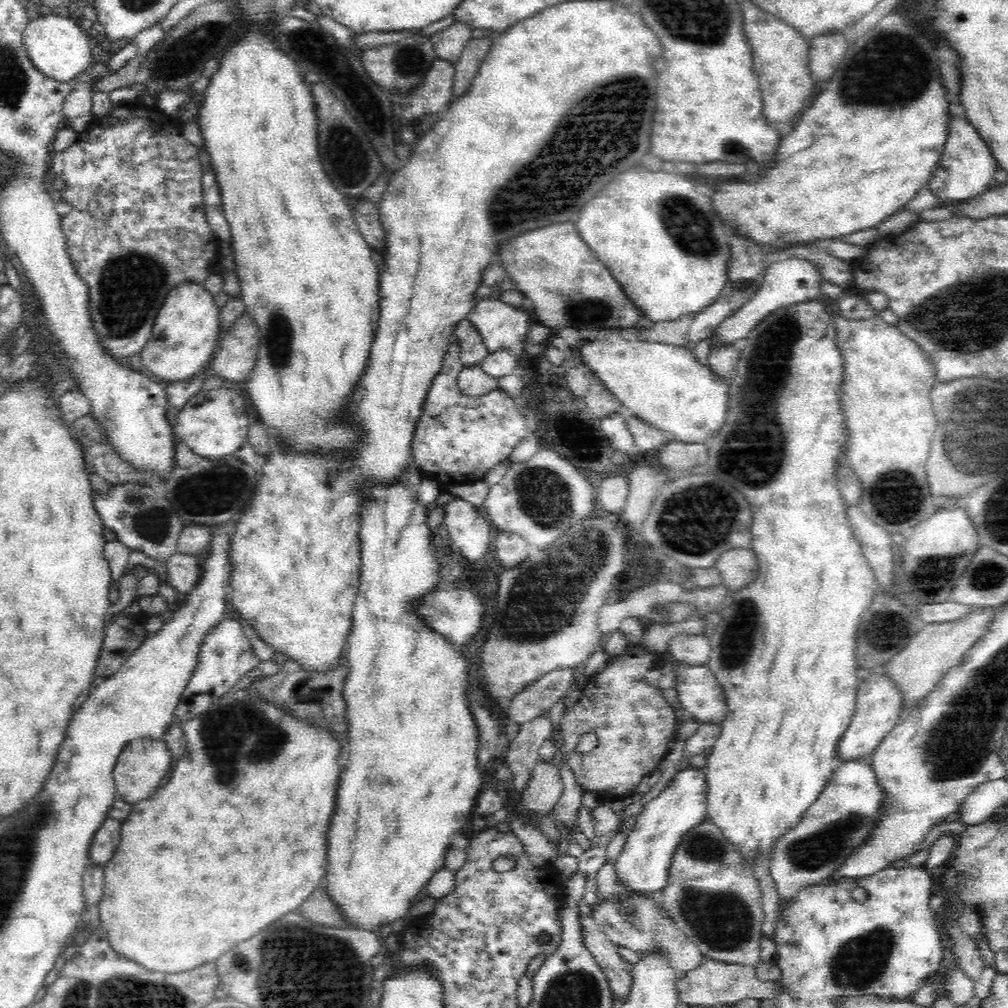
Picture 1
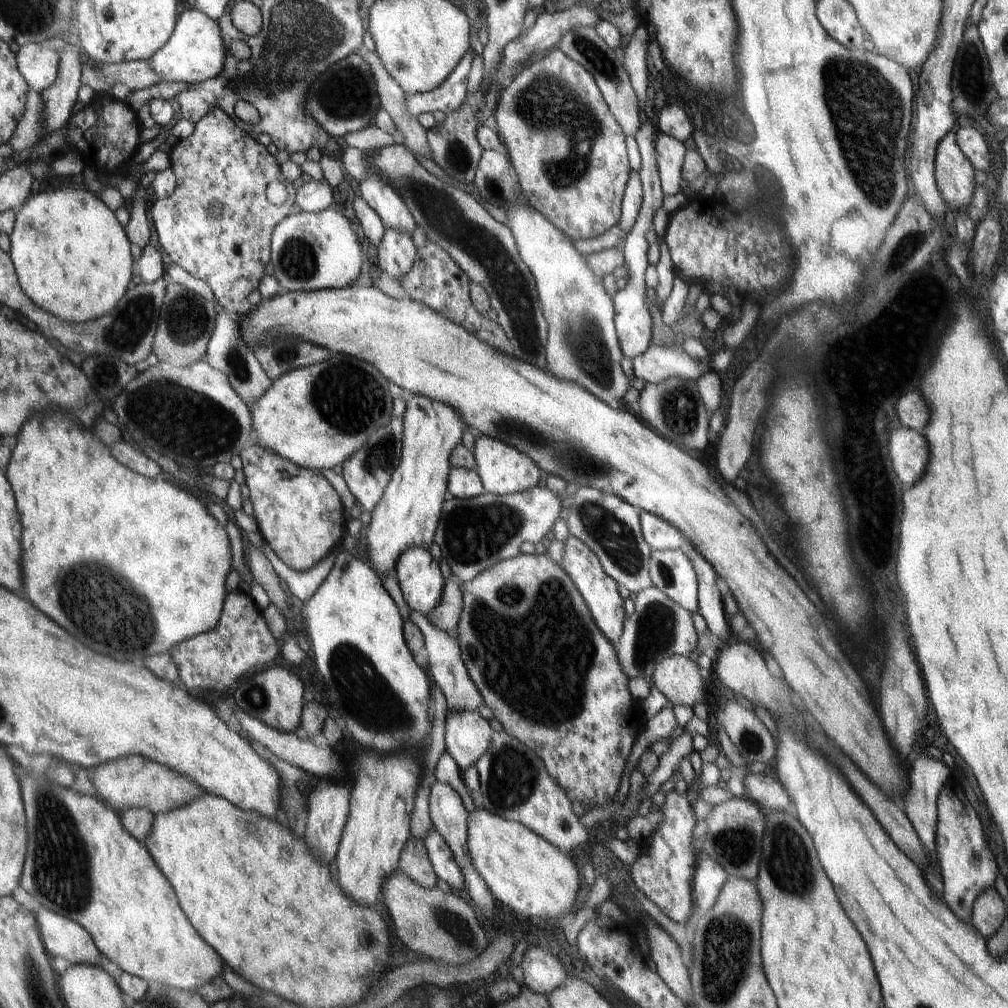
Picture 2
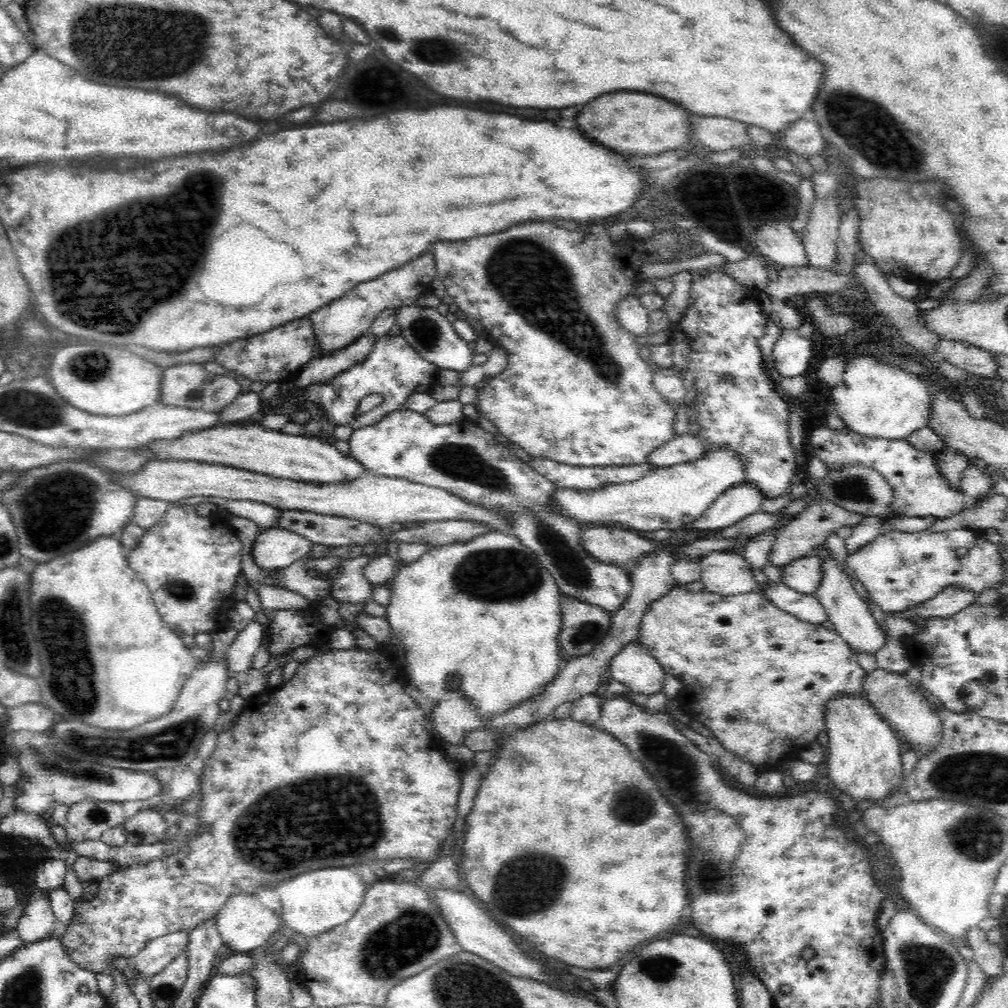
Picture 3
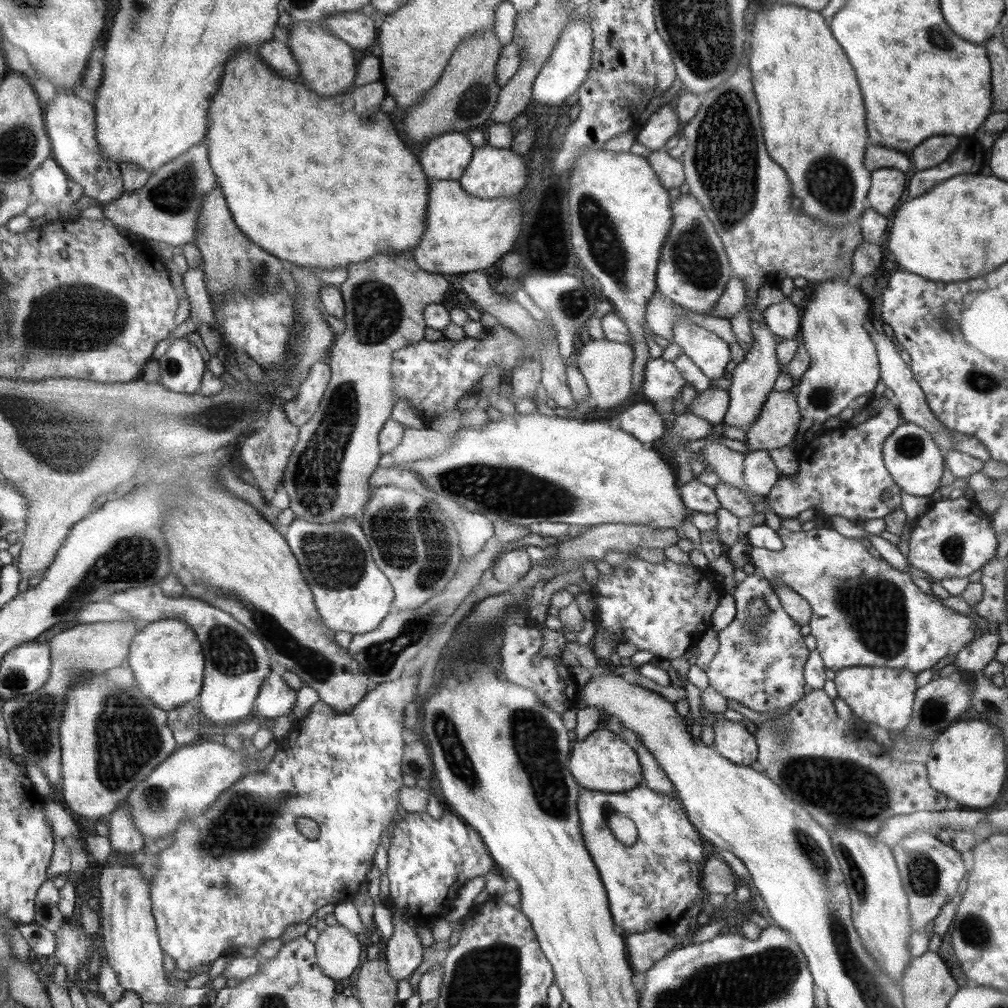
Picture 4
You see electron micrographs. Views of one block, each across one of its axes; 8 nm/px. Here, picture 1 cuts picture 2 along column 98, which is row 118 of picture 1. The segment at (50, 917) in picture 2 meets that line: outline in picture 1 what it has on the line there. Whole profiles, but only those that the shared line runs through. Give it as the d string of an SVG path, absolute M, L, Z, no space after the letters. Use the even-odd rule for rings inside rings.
M950 114L948 122L948 140L937 166L948 172L948 182L942 188L933 192L947 202L953 200L966 200L984 194L990 188L990 182L999 174L997 160L994 159L989 145L980 136L976 127L964 118L956 118Z

